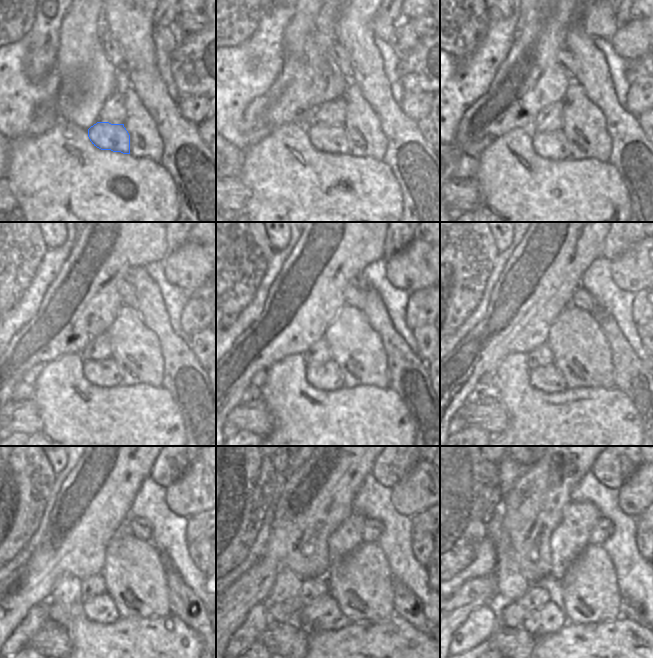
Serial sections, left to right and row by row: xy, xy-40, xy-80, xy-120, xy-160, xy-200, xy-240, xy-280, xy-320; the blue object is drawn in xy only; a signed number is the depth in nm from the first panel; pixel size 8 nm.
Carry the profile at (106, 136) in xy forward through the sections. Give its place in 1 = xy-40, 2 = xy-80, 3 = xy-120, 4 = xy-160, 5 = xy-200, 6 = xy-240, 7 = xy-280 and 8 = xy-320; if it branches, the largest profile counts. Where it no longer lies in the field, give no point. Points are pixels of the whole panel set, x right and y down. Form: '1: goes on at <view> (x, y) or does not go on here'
1: goes on at xy-40 (324, 138)
2: goes on at xy-80 (553, 145)
3: goes on at xy-120 (105, 373)
4: goes on at xy-160 (327, 377)
5: goes on at xy-200 (549, 379)
6: goes on at xy-240 (101, 609)
7: goes on at xy-280 (324, 614)
8: goes on at xy-320 (547, 619)

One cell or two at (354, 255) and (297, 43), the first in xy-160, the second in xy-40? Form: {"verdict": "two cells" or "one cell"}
{"verdict": "two cells"}

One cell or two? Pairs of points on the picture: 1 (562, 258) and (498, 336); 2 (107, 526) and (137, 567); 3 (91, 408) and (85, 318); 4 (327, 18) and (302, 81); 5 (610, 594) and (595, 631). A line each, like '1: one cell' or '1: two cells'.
1: one cell
2: two cells
3: two cells
4: one cell
5: two cells

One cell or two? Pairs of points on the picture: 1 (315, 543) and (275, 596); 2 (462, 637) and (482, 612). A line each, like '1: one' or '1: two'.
1: two
2: one

